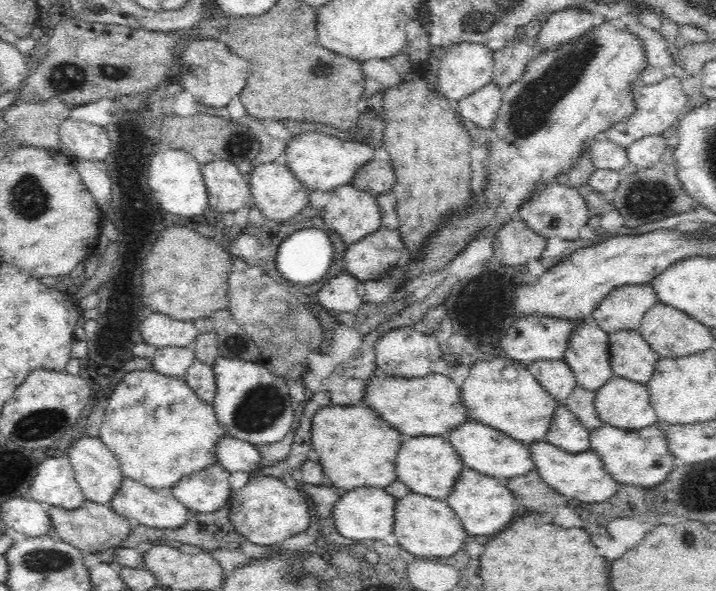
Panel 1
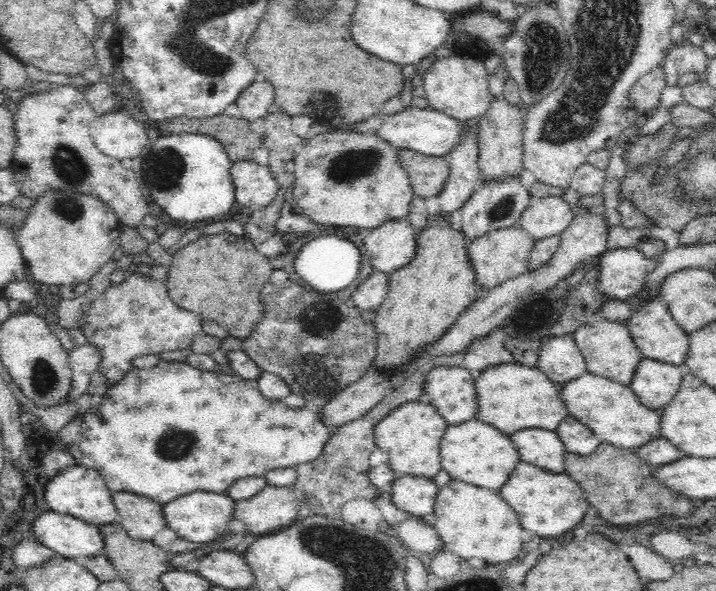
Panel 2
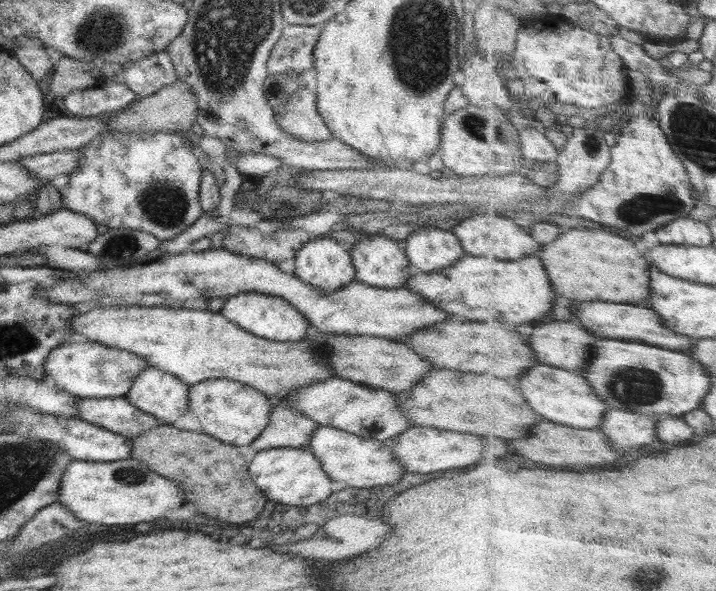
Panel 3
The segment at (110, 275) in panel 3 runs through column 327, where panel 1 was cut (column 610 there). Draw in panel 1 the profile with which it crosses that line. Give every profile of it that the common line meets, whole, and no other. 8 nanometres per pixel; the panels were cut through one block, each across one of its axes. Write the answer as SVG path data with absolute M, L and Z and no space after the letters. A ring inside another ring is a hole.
M651 283L619 286L599 302L592 317L607 333L637 330L644 315L658 302Z

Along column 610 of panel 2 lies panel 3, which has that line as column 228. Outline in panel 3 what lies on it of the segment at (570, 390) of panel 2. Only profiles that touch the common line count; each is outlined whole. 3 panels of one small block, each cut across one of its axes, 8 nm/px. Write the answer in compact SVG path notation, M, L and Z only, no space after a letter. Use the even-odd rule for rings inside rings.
M224 378L202 381L188 389L188 408L196 414L202 432L236 447L250 444L266 428L272 401L253 386Z

